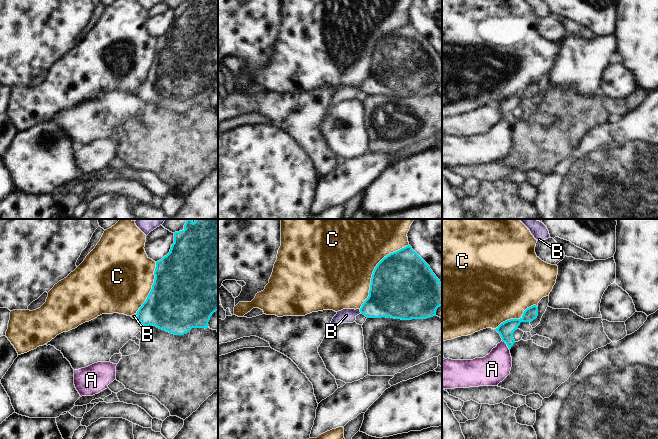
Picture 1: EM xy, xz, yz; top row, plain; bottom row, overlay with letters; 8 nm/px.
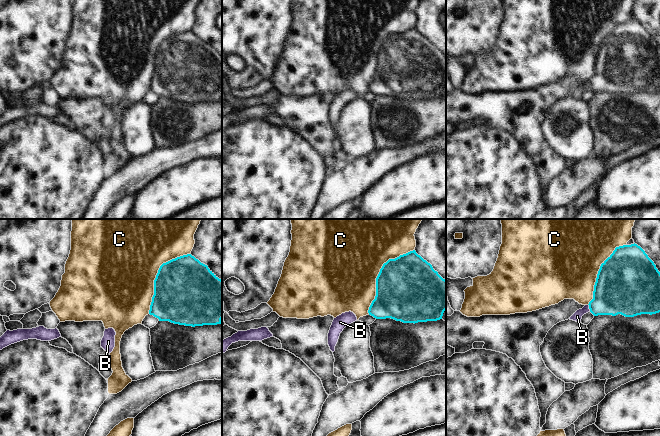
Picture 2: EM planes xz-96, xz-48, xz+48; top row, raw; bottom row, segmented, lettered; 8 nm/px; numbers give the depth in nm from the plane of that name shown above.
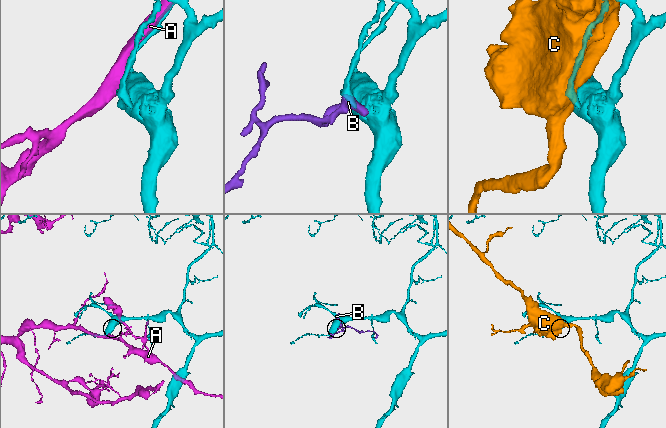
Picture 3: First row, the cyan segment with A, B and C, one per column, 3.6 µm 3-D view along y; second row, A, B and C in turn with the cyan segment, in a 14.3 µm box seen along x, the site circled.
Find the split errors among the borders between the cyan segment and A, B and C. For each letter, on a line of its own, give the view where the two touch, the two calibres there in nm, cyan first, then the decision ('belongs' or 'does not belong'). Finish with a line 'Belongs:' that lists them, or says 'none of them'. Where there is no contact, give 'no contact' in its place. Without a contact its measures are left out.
A: contact in yz; calibres 130 and 240 nm; does not belong
B: contact in xz; calibres 300 and 110 nm; belongs
C: contact in xz; calibres 500 and 500 nm; does not belong
Belongs: B

